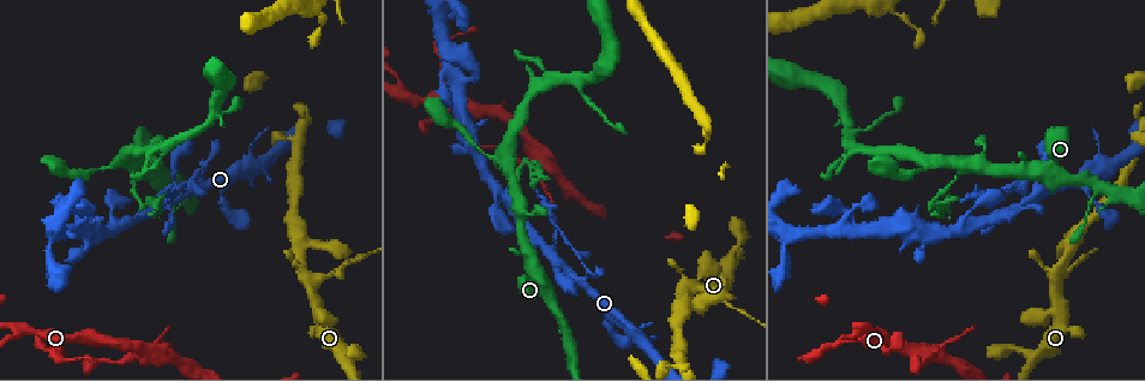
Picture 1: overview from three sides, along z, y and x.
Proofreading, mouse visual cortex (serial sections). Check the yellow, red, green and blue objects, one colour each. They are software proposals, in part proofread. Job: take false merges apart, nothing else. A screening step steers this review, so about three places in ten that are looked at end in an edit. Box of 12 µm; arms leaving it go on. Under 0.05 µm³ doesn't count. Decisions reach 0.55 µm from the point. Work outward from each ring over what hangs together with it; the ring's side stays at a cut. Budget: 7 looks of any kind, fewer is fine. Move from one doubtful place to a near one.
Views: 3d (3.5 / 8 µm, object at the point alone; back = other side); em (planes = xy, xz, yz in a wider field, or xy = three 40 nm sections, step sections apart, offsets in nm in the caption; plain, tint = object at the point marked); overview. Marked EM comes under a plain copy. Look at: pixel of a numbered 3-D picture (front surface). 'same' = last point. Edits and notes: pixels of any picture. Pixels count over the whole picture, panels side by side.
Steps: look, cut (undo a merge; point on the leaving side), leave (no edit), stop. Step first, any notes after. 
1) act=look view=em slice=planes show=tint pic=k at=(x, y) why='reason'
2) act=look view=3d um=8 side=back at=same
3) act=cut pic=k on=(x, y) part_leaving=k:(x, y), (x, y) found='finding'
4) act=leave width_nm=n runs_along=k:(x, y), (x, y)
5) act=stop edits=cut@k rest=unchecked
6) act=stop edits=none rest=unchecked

act=look view=3d um=8 pic=1 at=(310, 285) why='abrupt turn'

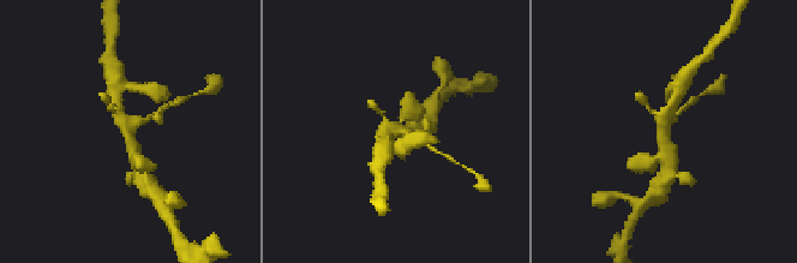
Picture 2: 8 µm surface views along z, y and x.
act=look view=em slice=planes show=tint pic=2 at=(124, 130)

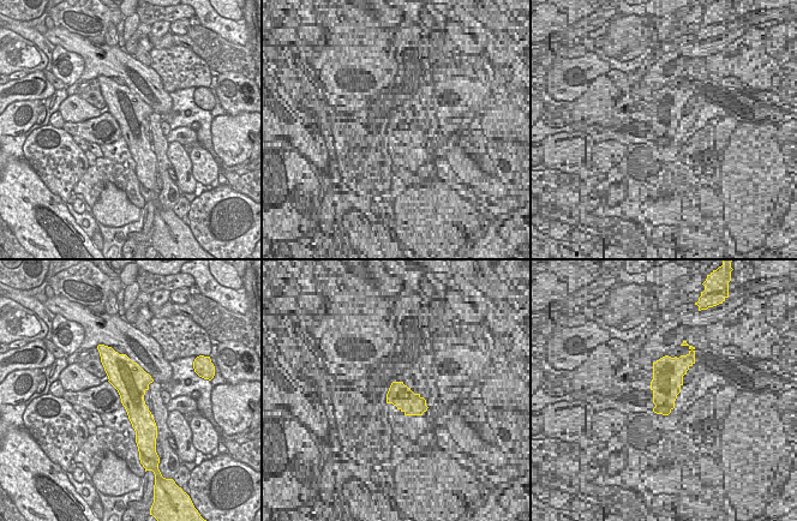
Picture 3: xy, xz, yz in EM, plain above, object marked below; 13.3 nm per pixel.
act=leave runs_along=2:(136, 161), (117, 100) found='one cell here'

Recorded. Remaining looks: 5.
act=look view=3d um=8 pic=1 at=(204, 168) why='sharp bend'

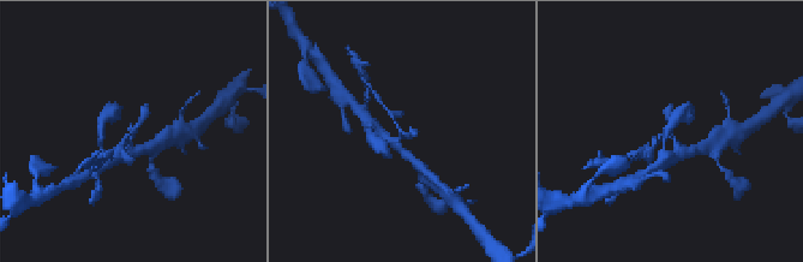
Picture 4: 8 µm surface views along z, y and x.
act=look view=3d um=3.5 side=back pic=4 at=(133, 132)

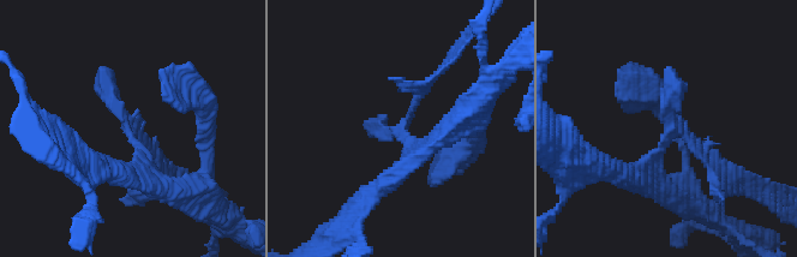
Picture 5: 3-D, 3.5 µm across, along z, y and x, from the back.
act=cut pic=5 on=(713, 153) found='a second cell is stuck on'

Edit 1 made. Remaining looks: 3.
act=look view=overview

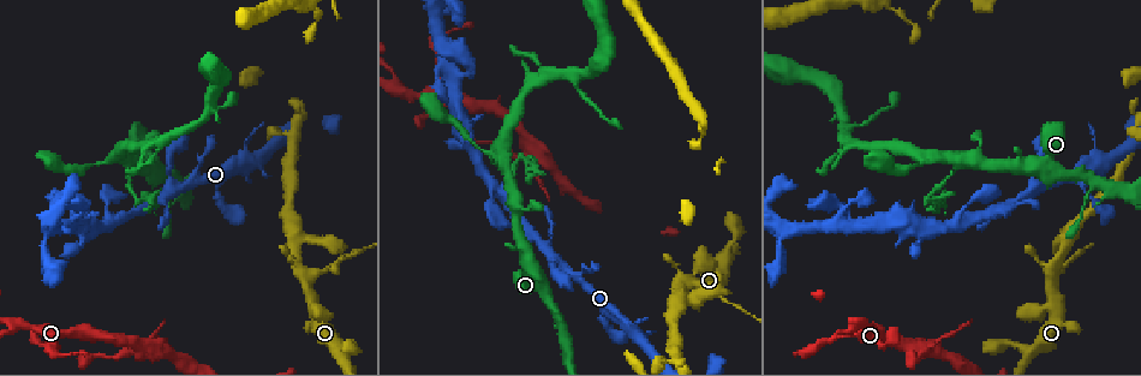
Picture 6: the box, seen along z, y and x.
act=look view=3d um=8 pic=6 at=(513, 191) why='sudden change in width'

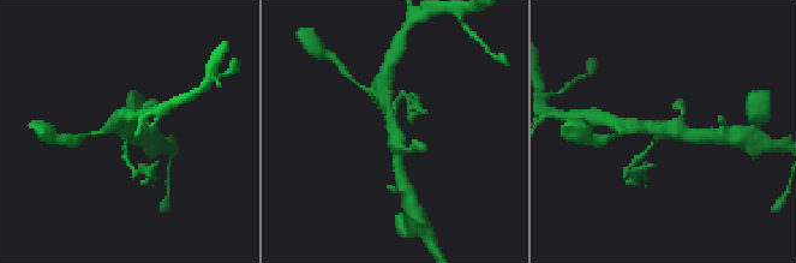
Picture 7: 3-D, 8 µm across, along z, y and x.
act=look view=em slice=xy step=3 show=tint pic=7 at=(395, 131) arms=4 arm_widths_nm=100,250,300,350

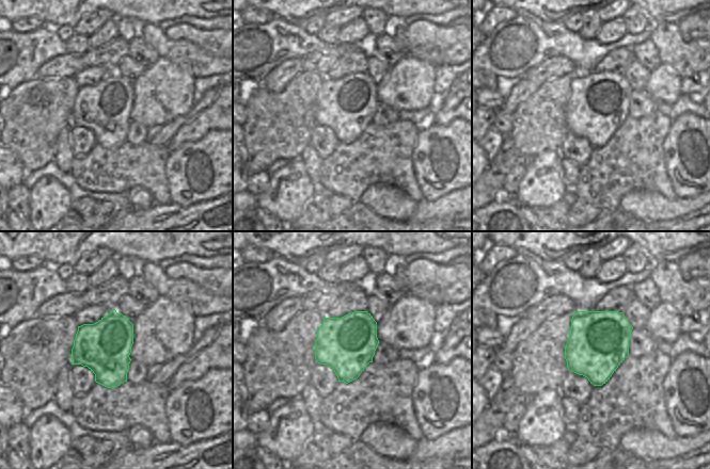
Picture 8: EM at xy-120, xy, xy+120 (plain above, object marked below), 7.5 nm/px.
act=cut pic=7 on=(413, 112) part_leaving=7:(654, 142), (630, 165), (634, 172) found='a second cell is stuck on'

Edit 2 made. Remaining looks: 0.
act=stop edits=cut@5,cut@7 rest=unchecked

